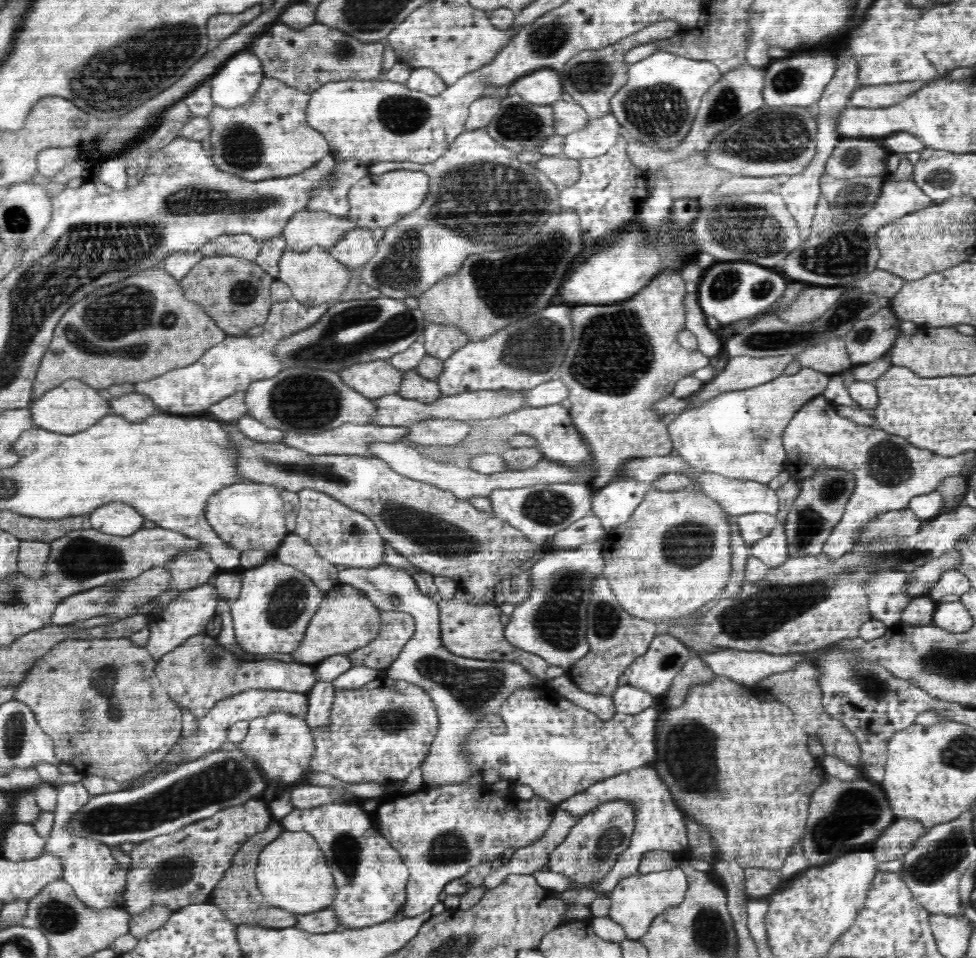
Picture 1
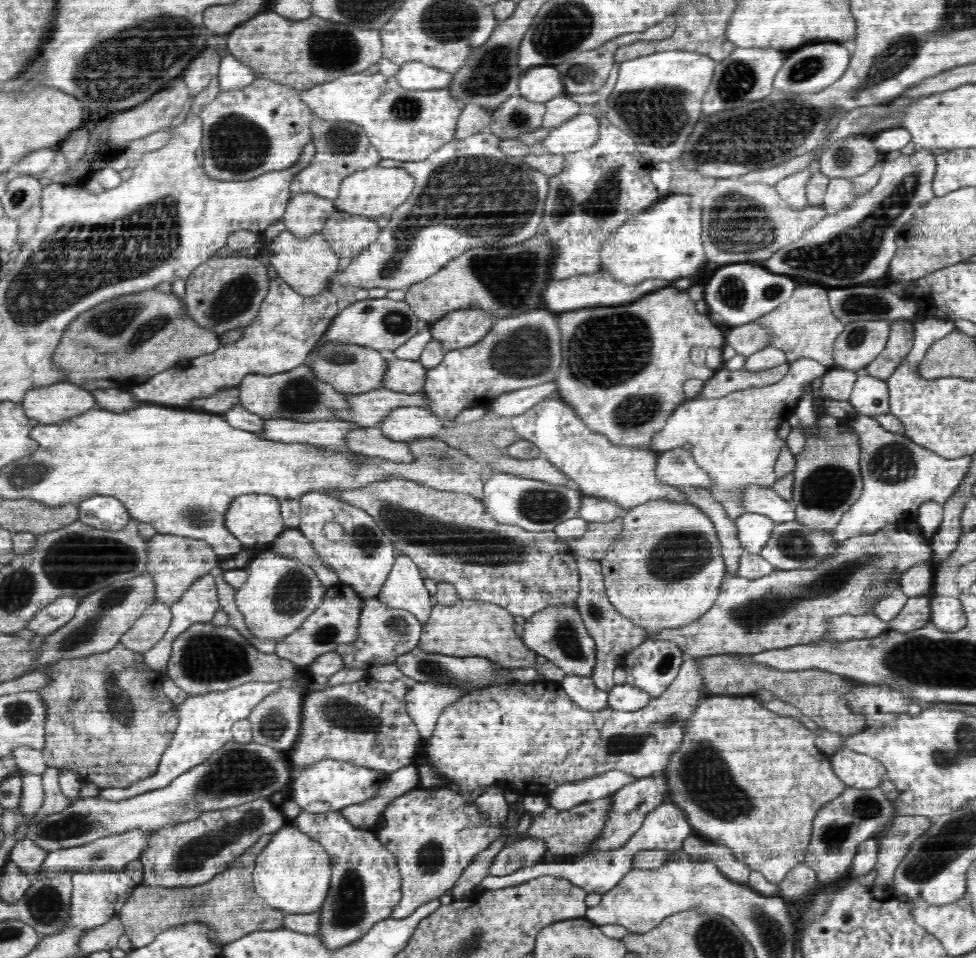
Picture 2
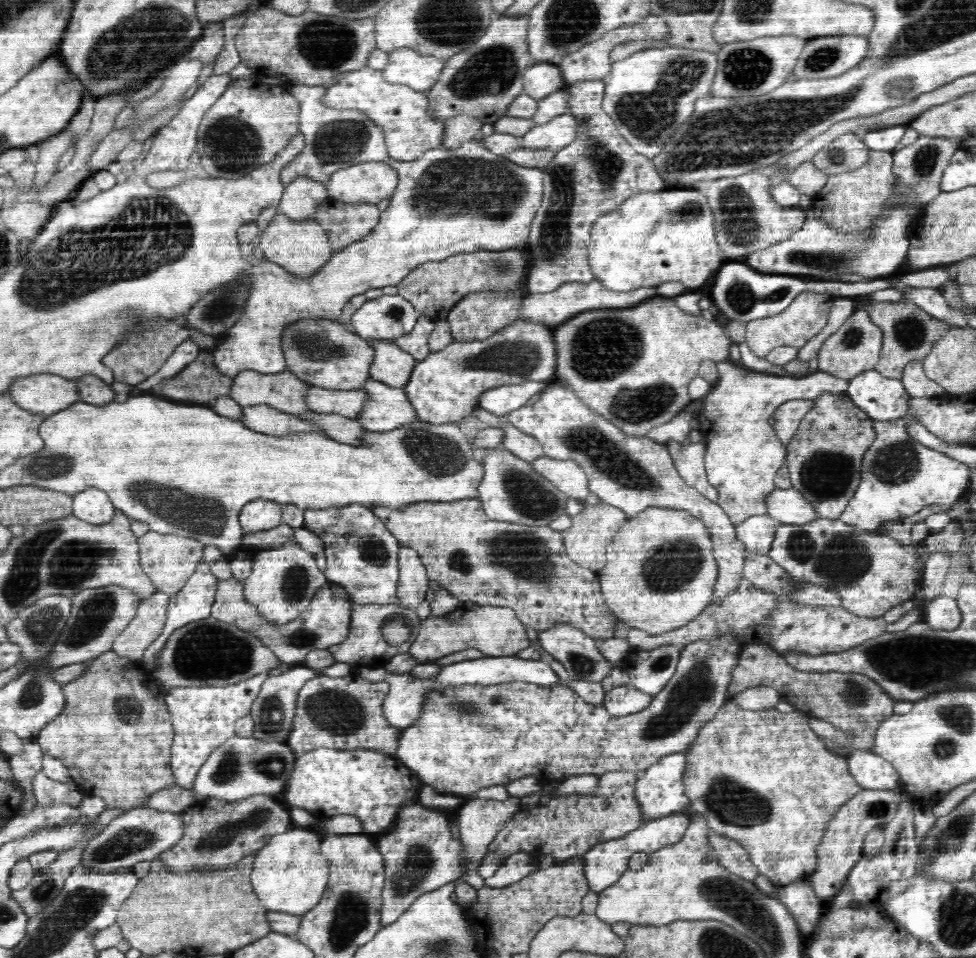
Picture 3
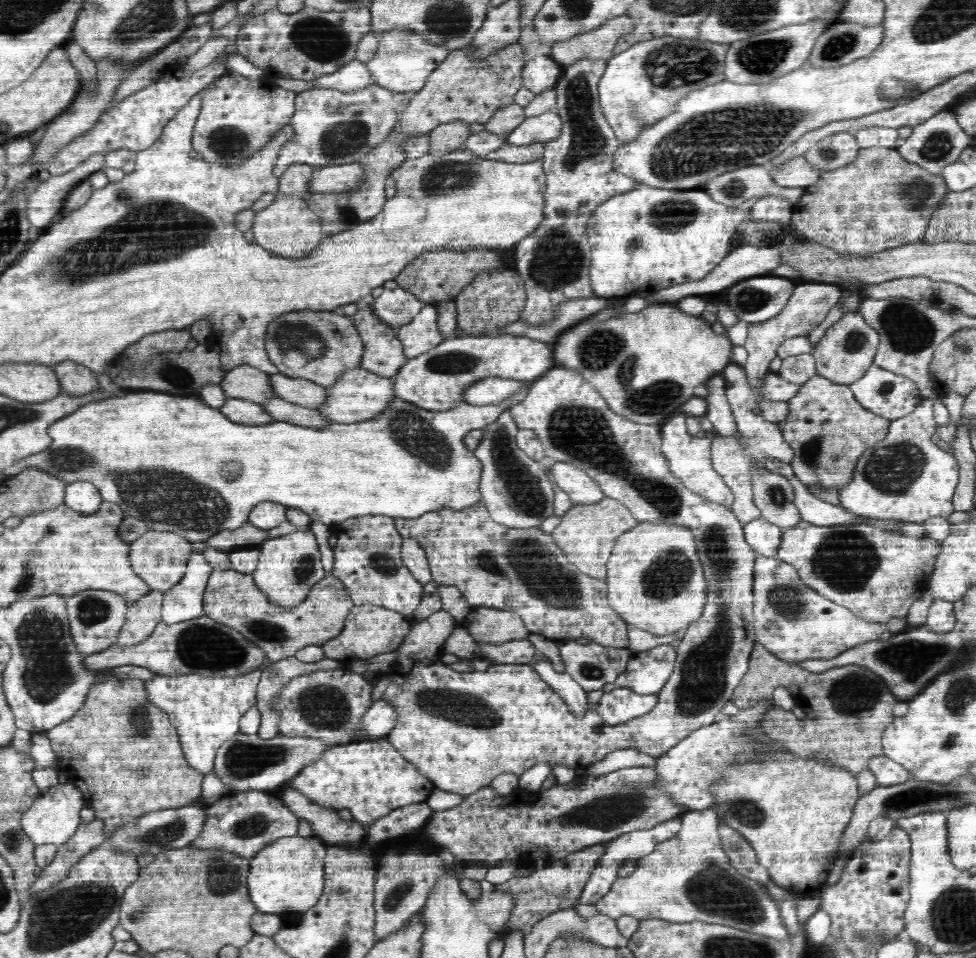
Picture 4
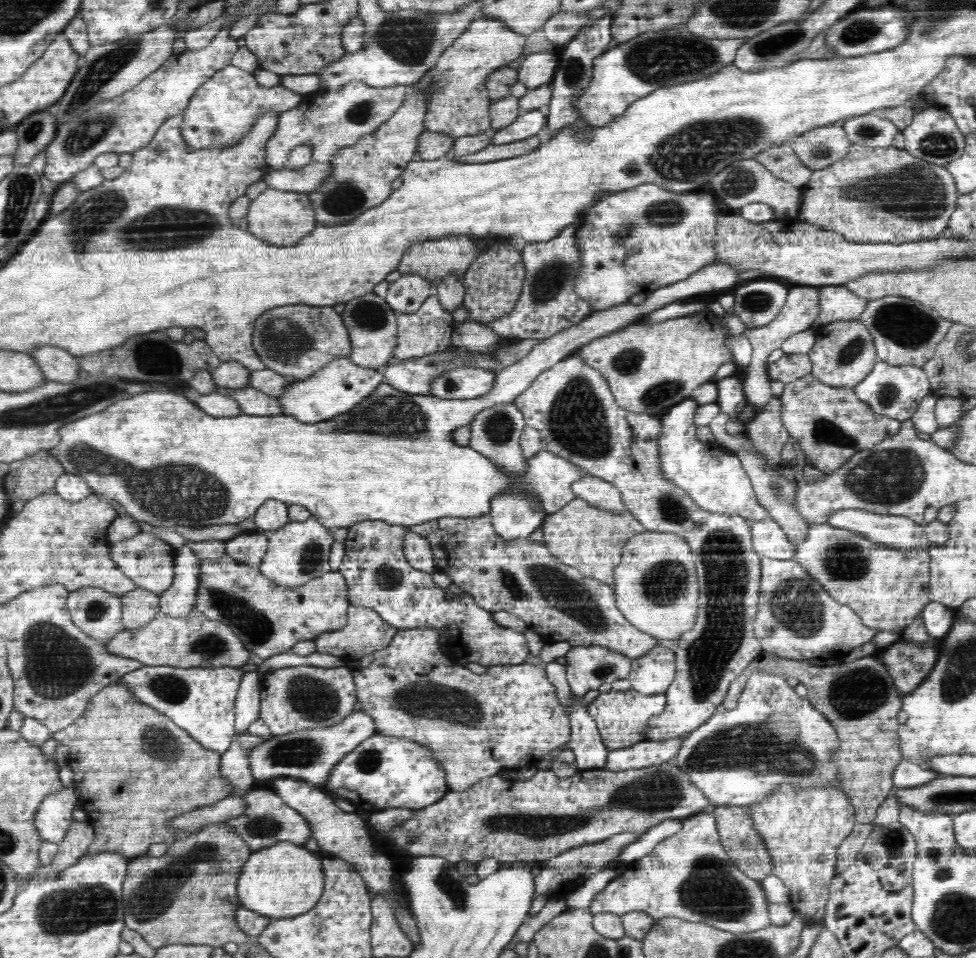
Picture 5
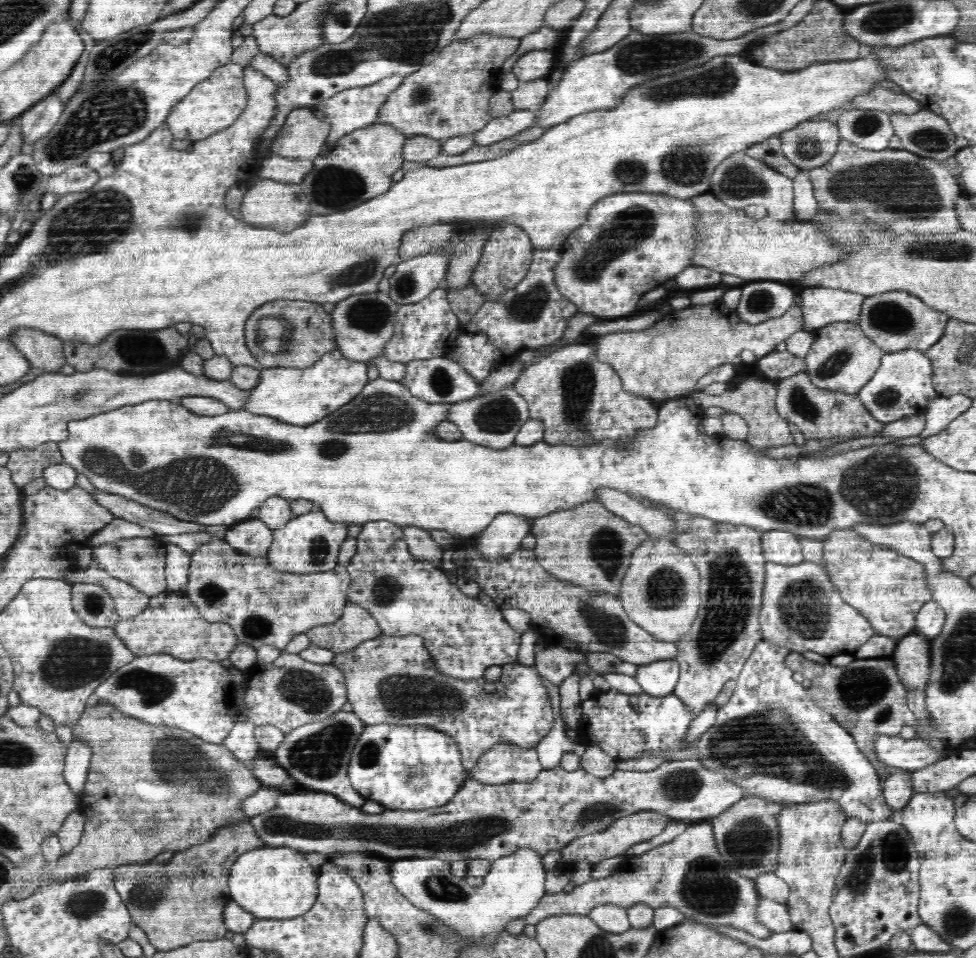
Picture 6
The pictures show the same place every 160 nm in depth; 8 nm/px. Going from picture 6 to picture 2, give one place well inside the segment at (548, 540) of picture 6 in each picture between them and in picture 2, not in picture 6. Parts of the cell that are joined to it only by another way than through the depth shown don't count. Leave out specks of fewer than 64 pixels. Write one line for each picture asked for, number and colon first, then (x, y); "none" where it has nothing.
2: (594, 543)
3: (586, 541)
4: (587, 533)
5: (590, 539)

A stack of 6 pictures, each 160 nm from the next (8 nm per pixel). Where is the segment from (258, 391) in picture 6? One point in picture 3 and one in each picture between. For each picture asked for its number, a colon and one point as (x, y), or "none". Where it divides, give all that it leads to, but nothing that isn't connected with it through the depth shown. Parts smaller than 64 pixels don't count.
3: (388, 409)
4: (358, 396)
5: (338, 387)

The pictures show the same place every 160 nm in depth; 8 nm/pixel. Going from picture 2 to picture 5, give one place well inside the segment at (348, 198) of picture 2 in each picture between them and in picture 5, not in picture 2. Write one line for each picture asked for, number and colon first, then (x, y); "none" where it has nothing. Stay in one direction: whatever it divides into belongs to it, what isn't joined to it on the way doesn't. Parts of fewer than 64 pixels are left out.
3: (368, 182)
4: (327, 179)
5: (306, 179)

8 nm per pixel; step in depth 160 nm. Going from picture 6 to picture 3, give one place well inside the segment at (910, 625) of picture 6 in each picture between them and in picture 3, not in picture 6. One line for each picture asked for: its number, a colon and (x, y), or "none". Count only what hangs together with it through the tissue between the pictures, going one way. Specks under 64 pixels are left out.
3: (871, 572)
4: (877, 574)
5: (888, 588)

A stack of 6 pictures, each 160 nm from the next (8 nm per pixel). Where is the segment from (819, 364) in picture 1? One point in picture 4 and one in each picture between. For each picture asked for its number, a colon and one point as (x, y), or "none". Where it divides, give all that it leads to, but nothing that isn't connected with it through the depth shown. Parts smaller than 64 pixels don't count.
2: (803, 327)
3: (806, 316)
4: (809, 304)

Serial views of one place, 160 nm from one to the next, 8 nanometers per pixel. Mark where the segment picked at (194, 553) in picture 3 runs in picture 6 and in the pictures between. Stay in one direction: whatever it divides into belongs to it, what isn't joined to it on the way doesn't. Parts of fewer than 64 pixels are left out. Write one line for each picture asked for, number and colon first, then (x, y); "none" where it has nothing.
4: (158, 557)
5: (145, 558)
6: (140, 561)

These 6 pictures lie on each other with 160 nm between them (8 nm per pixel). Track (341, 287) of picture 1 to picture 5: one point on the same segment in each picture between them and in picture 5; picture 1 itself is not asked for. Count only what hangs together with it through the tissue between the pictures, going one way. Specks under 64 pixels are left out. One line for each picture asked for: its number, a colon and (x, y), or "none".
2: (305, 263)
3: (302, 247)
4: (289, 227)
5: (282, 217)

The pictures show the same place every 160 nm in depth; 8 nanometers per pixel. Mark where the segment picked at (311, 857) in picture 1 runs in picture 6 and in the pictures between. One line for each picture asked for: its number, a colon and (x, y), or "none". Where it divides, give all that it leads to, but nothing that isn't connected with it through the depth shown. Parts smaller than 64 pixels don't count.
2: (292, 873)
3: (290, 874)
4: (288, 875)
5: (284, 880)
6: (270, 882)

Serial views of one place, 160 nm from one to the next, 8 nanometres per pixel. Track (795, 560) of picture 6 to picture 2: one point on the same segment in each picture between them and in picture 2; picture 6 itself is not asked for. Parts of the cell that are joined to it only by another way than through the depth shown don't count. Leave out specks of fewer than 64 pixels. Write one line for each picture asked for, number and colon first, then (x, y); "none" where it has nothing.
2: (754, 530)
3: (757, 532)
4: (764, 537)
5: (769, 540)

